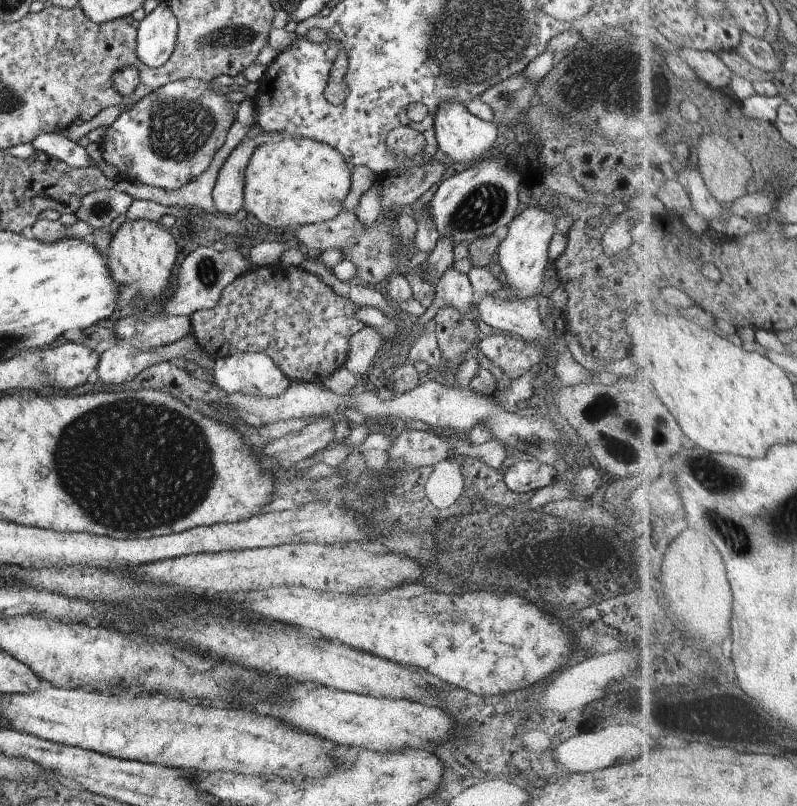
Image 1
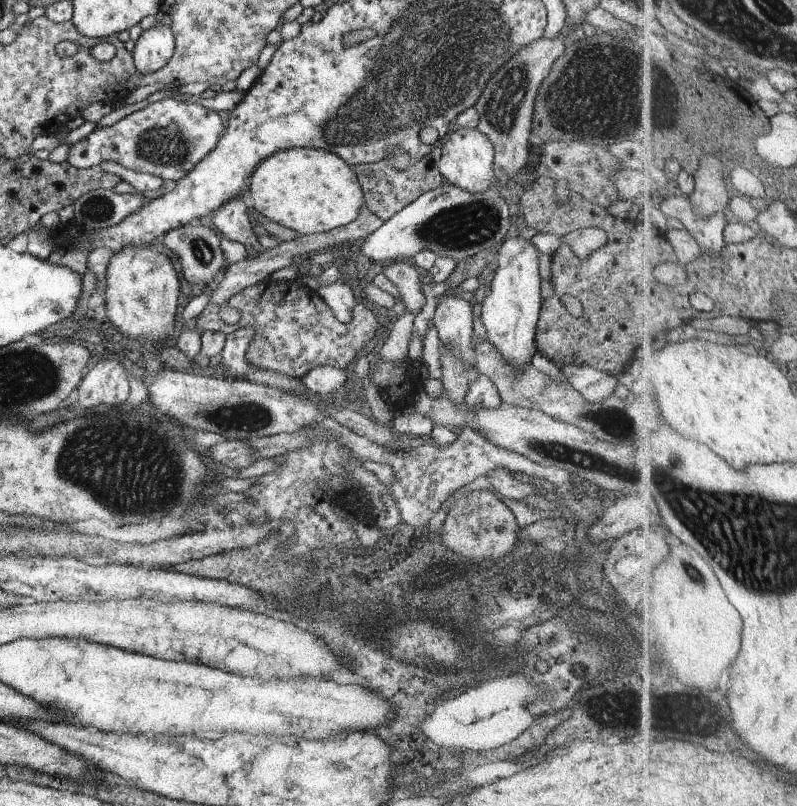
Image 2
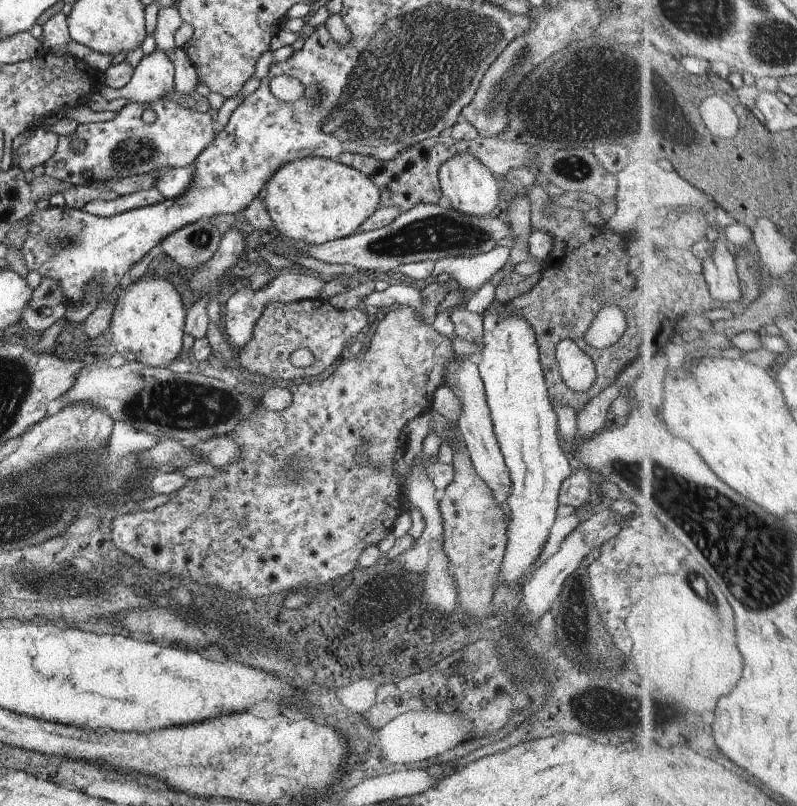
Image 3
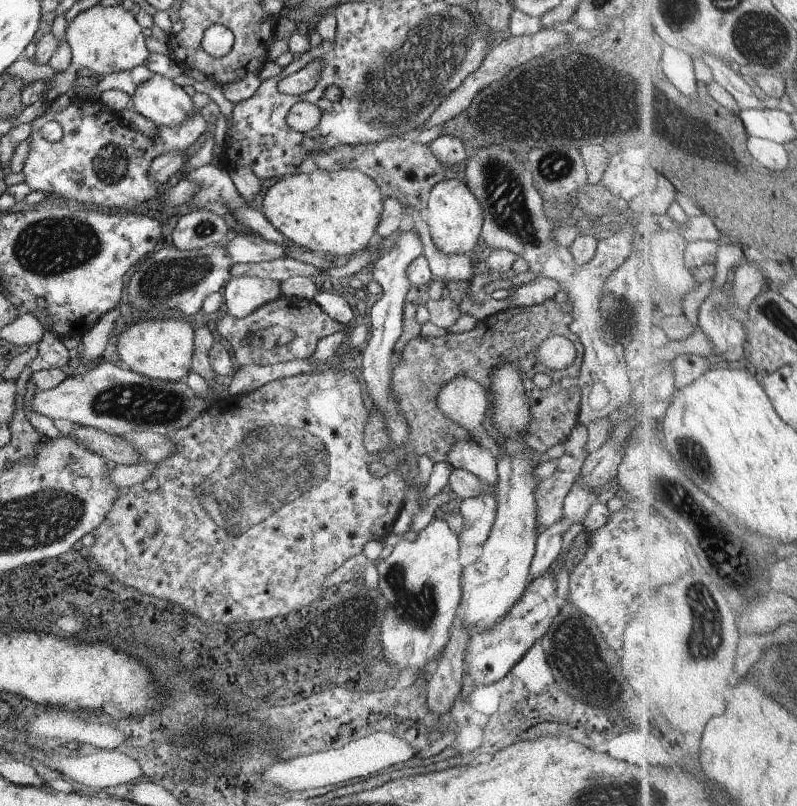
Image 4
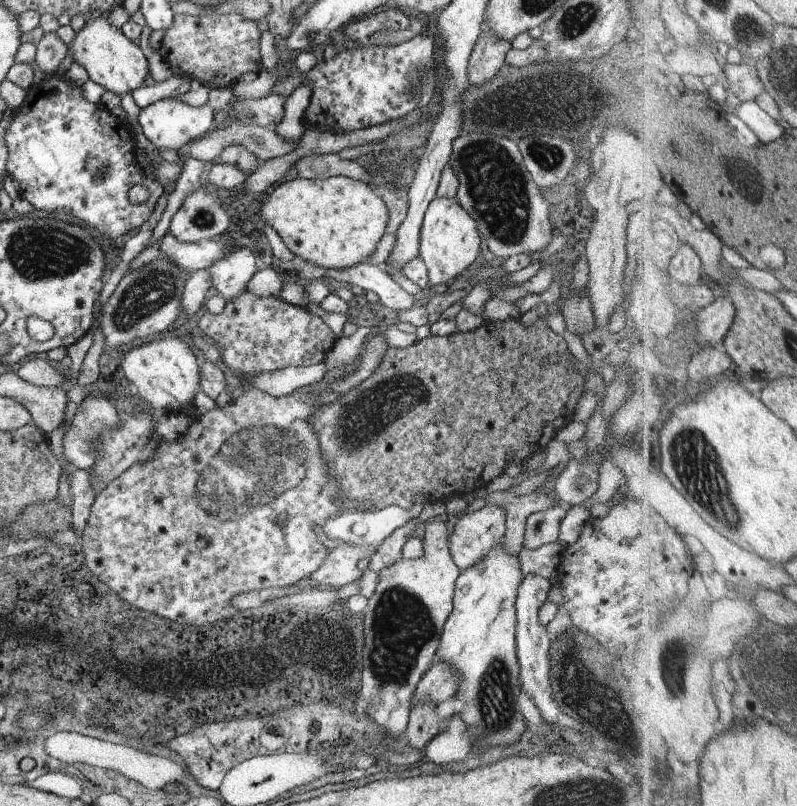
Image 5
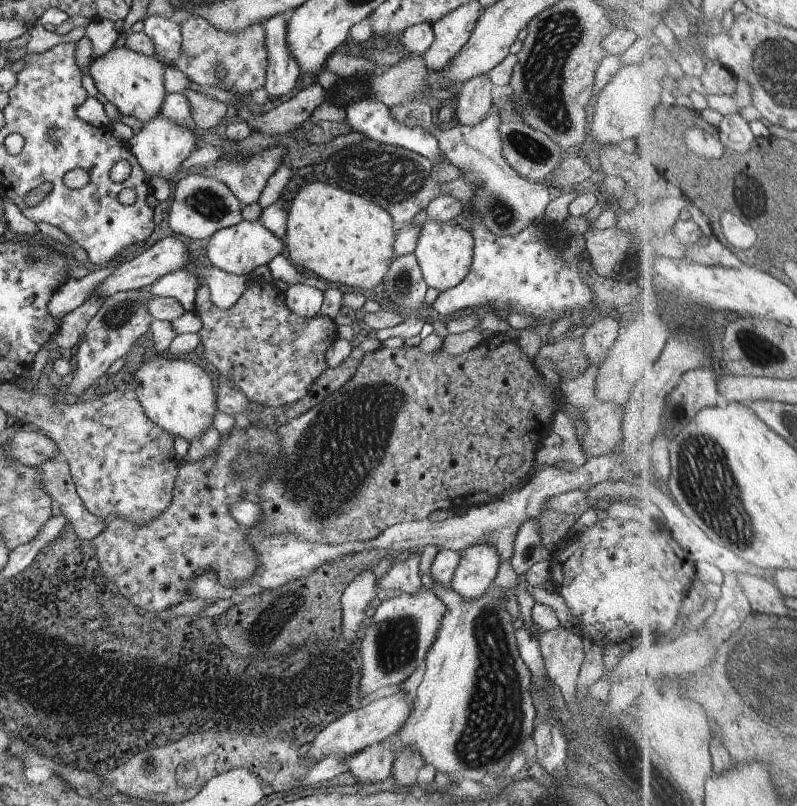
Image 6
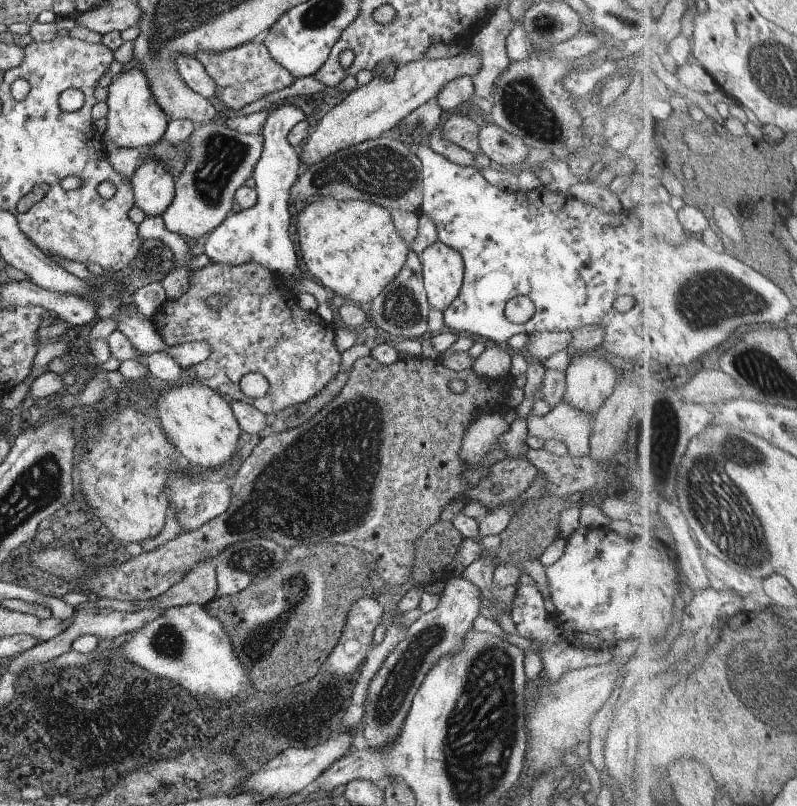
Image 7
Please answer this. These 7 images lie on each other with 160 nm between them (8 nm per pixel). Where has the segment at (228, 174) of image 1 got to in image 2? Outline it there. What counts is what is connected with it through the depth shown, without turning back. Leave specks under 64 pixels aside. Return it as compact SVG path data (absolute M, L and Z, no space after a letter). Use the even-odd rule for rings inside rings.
M241 195L233 197L225 204L221 204L210 215L211 222L215 225L215 228L219 230L220 237L227 238L229 240L235 240L244 244L252 246L255 251L261 250L261 245L257 243L255 234L251 231L249 226L249 220L247 219L247 207L245 203L247 196Z

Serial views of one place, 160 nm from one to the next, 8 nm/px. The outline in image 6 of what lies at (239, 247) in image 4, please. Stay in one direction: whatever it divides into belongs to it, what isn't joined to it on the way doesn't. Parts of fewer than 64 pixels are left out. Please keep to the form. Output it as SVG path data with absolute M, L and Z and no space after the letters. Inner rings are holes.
M165 236L161 240L155 242L151 248L147 248L145 252L139 254L132 260L124 260L111 274L109 274L101 284L99 284L85 300L89 298L97 298L101 296L103 300L107 300L109 296L117 294L117 292L127 292L127 290L139 290L148 288L157 278L161 278L167 272L176 272L188 269L189 256L187 248L184 248L177 236Z

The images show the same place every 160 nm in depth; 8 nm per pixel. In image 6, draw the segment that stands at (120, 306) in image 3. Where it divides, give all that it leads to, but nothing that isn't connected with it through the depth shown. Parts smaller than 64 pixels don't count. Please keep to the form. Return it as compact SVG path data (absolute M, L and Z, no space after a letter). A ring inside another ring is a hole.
M155 355L139 364L129 385L150 422L173 439L183 438L187 442L199 438L207 428L213 426L213 416L218 410L212 381L195 363L187 358L165 360L164 355Z

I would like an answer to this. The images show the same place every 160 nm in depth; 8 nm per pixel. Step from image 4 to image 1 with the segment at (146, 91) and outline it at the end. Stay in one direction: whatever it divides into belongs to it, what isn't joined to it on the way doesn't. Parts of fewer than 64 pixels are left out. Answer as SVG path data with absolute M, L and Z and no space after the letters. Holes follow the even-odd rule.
M160 2L138 22L136 55L143 65L161 66L174 47L177 25L169 5Z

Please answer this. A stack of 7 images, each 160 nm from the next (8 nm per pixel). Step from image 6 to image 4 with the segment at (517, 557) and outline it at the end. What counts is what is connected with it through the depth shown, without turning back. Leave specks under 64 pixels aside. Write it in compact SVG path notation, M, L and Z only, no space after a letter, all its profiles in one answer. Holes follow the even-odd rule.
M576 424L568 437L565 438L565 448L568 453L559 457L557 469L549 478L540 480L534 493L537 503L536 521L545 526L562 519L562 502L576 482L584 460L588 455L585 451L587 431L583 425Z

